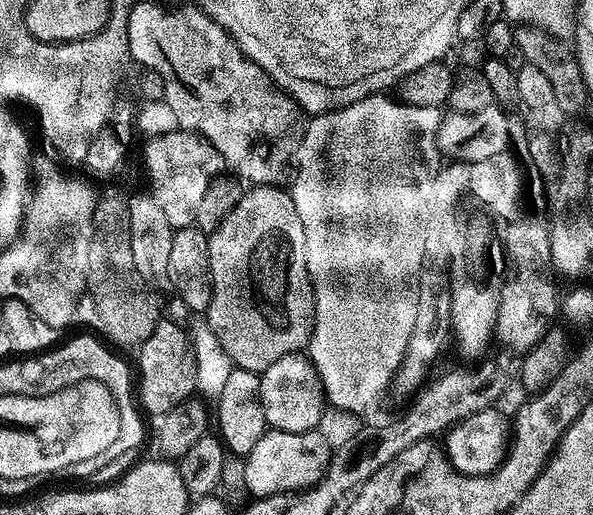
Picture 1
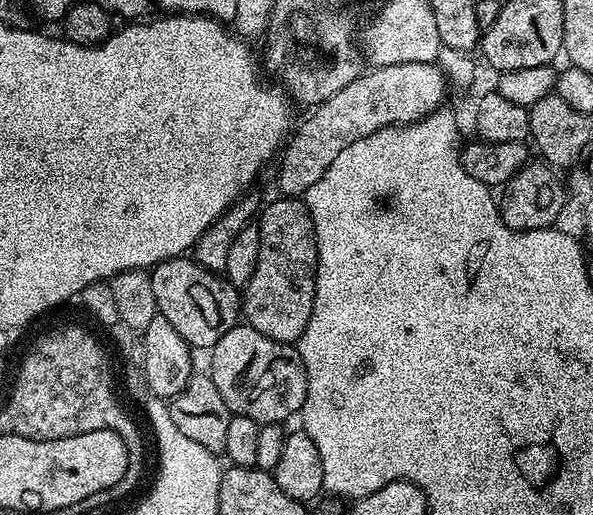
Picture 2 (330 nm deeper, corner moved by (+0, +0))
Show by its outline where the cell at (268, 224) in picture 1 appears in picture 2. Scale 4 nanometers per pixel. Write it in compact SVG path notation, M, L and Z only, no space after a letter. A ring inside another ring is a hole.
M279 199L273 204L265 203L258 216L260 230L258 262L254 266L254 274L250 274L250 282L242 289L242 320L247 327L258 330L258 334L266 334L266 338L283 344L292 344L299 341L312 313L316 289L316 235L303 199Z

